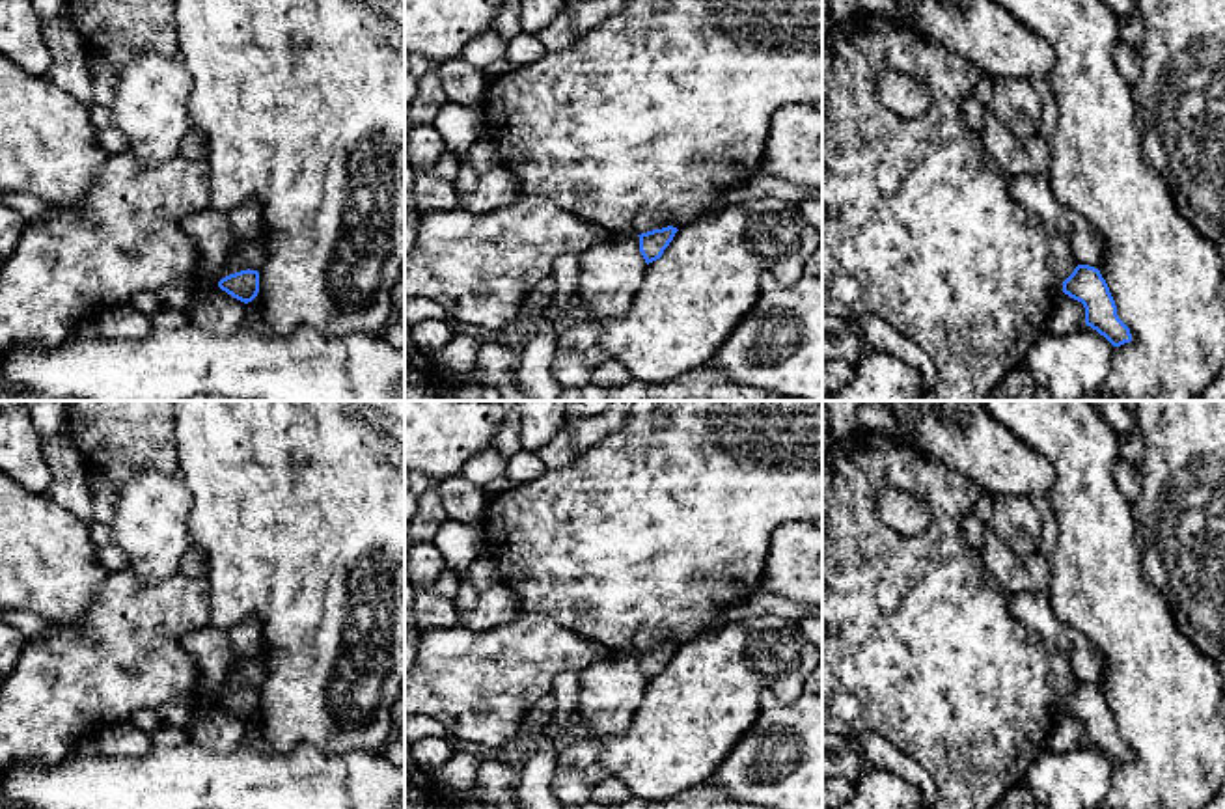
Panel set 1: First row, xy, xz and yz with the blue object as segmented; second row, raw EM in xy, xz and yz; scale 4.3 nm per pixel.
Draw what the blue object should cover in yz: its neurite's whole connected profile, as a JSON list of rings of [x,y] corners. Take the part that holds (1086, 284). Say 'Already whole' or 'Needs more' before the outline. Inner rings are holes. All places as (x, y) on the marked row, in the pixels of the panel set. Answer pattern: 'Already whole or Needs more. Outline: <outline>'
Already whole. Outline: [[[1078,265],[1063,281],[1063,293],[1083,304],[1085,324],[1113,347],[1132,341],[1130,328],[1119,319],[1115,300],[1098,268]]]

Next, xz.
Already whole. Outline: [[[668,226],[638,235],[640,252],[647,265],[662,257],[664,250],[669,246],[677,231],[677,227]]]

